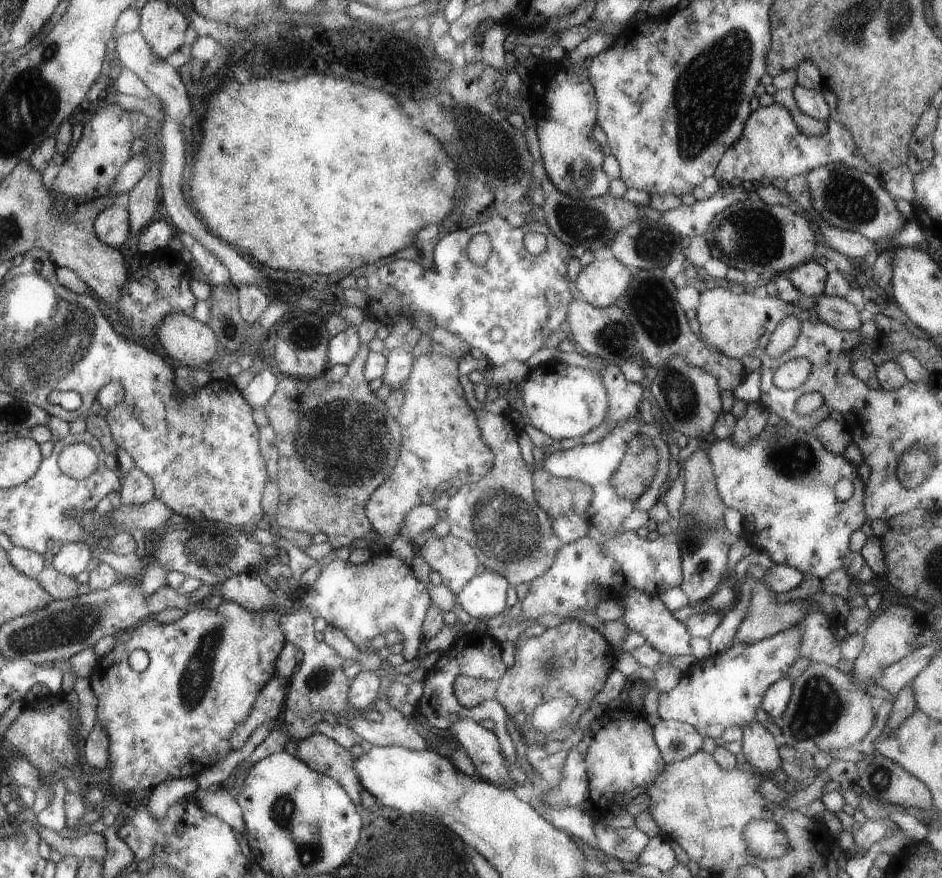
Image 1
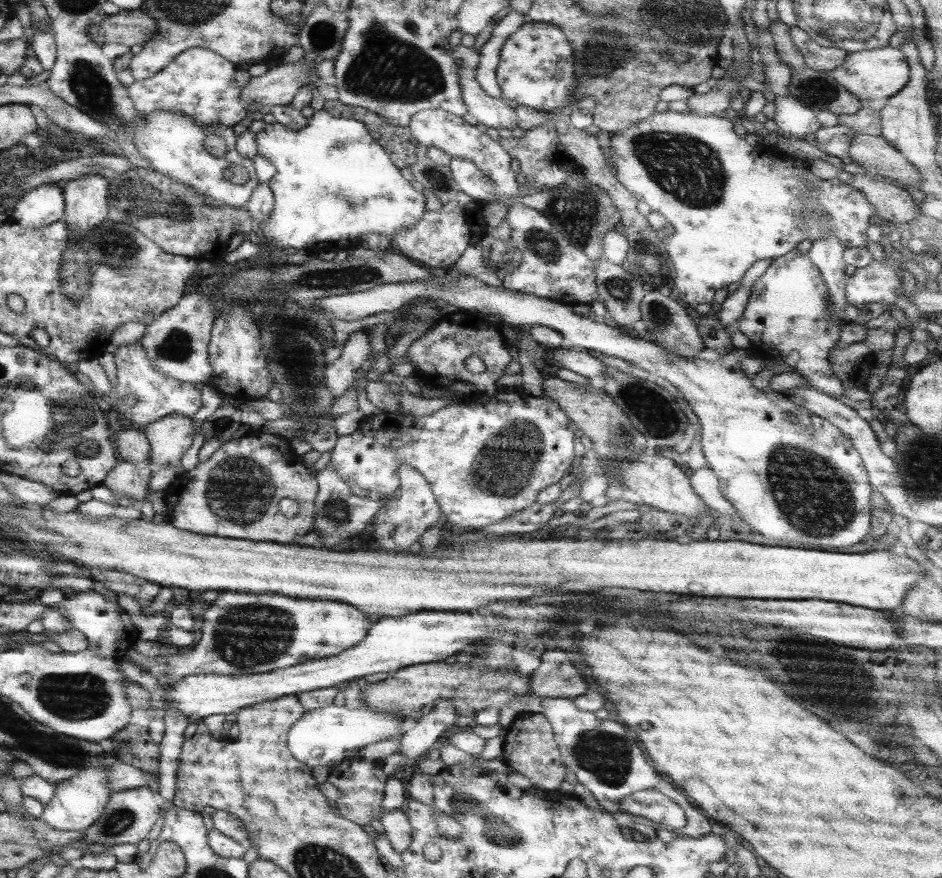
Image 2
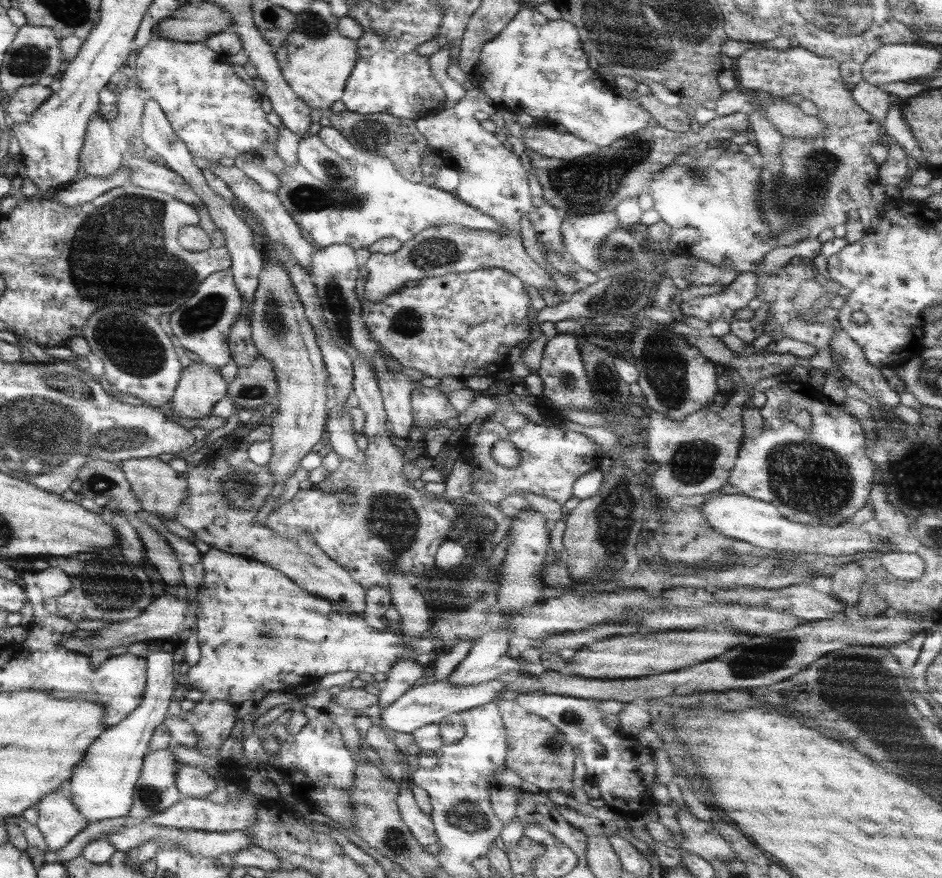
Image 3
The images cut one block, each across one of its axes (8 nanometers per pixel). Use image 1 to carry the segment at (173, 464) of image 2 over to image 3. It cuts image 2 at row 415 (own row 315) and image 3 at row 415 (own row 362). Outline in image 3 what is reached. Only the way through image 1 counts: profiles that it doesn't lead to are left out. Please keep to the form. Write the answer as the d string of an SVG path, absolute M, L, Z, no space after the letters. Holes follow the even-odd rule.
M192 362L181 370L166 411L175 417L201 419L211 416L211 409L225 397L227 384L220 372L205 364Z

